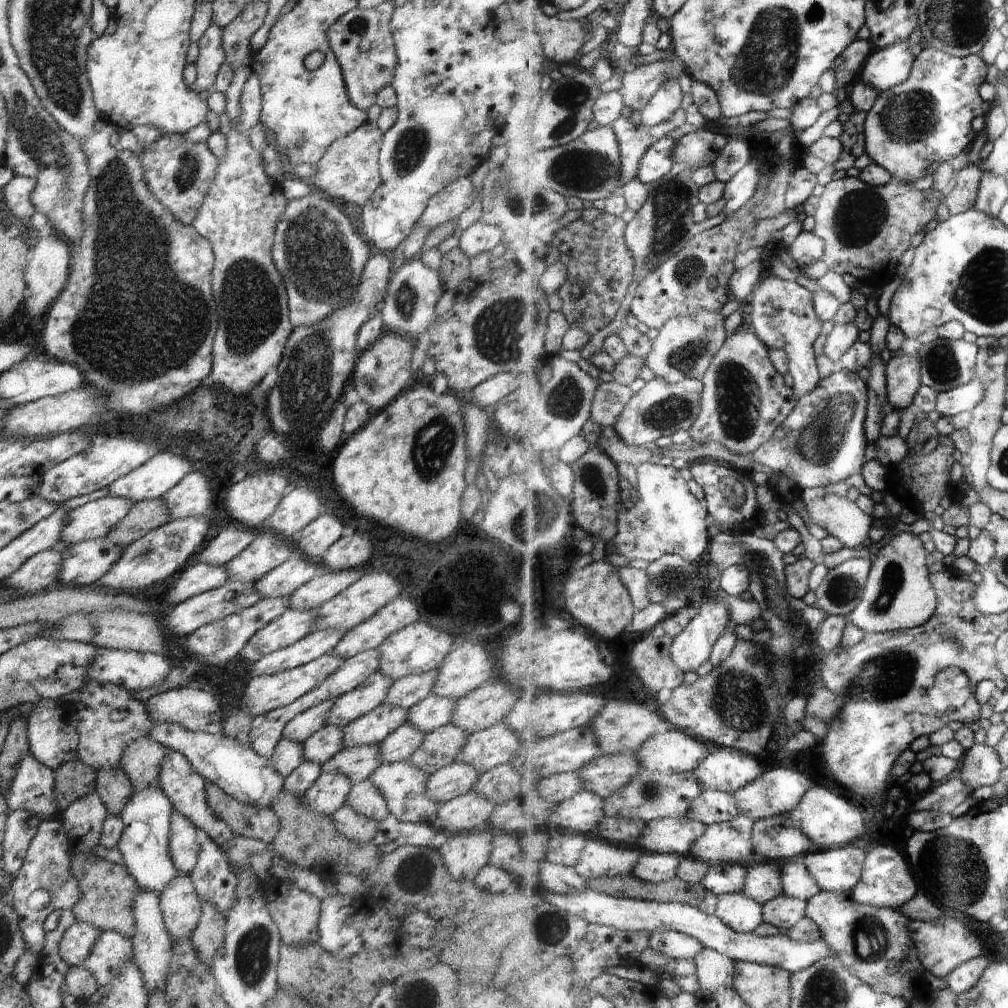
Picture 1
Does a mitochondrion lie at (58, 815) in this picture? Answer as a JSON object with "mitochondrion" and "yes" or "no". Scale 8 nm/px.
{"mitochondrion":"no"}

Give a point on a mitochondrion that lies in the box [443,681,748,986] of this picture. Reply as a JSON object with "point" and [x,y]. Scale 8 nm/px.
{"point":[550,928]}

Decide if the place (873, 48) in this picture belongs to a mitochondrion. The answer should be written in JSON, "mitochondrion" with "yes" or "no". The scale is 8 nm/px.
{"mitochondrion":"no"}

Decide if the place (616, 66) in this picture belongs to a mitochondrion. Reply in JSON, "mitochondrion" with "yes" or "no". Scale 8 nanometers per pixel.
{"mitochondrion":"no"}

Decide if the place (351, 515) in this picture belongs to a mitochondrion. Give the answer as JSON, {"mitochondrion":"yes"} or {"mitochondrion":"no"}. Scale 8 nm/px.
{"mitochondrion":"no"}

